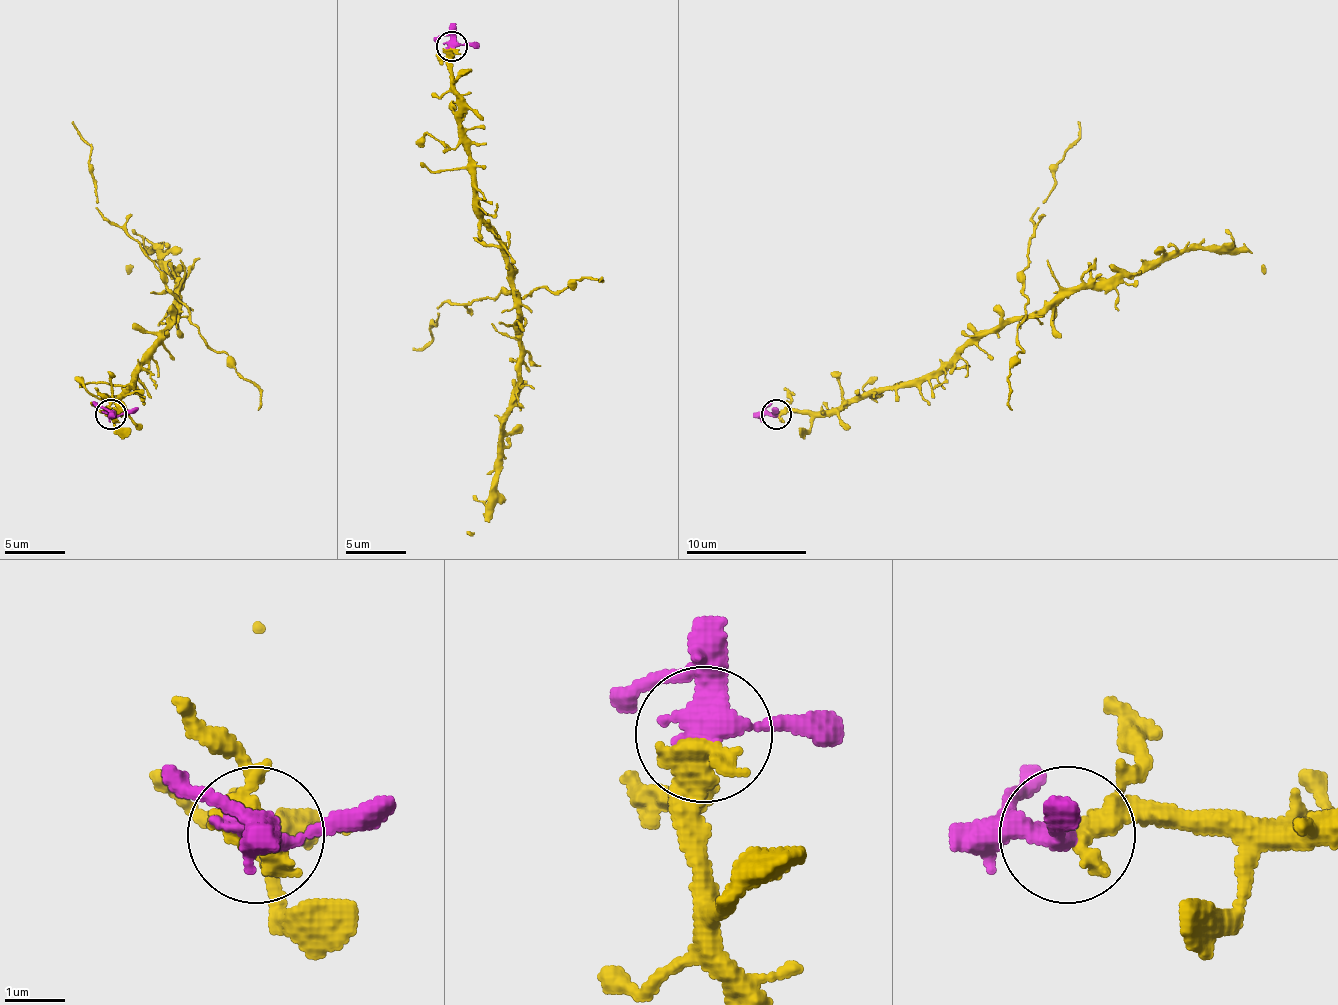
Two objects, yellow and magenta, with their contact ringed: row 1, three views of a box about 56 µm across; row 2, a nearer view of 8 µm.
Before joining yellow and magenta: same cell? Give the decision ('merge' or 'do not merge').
merge

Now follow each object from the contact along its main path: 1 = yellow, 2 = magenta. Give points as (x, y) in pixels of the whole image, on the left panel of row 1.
1: (110, 415), (131, 388), (131, 376), (173, 322), (179, 289), (164, 270), (155, 249), (146, 249), (125, 270)
2: (110, 415), (125, 415), (137, 406)

